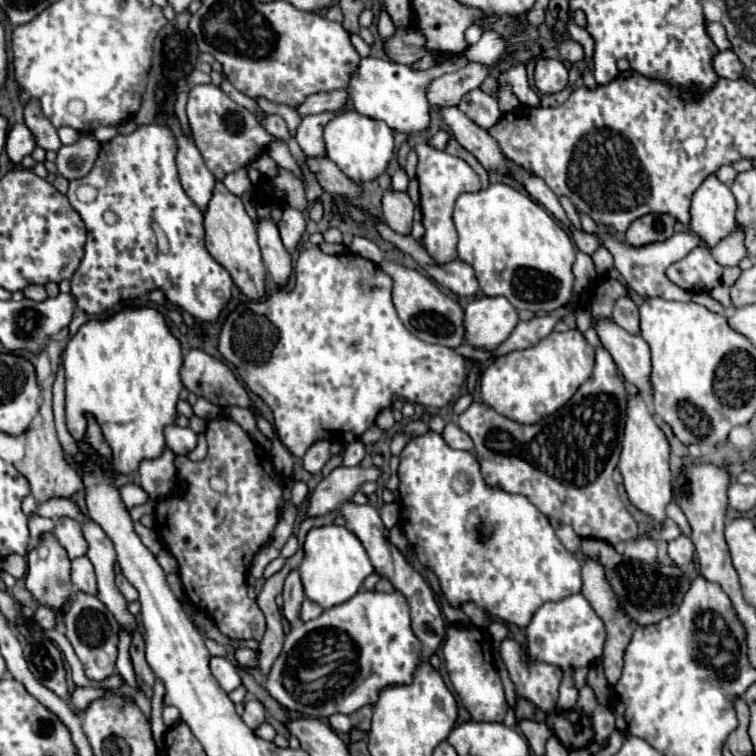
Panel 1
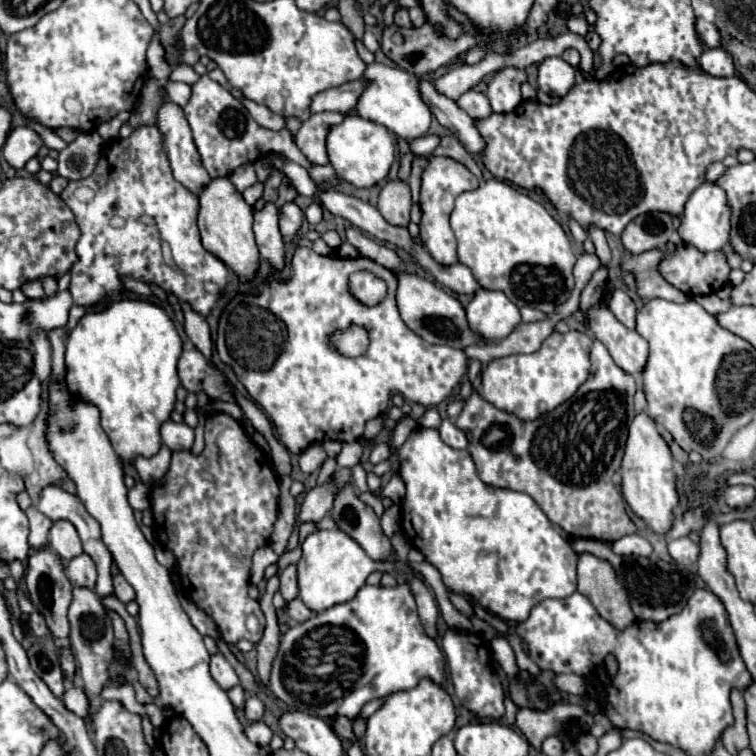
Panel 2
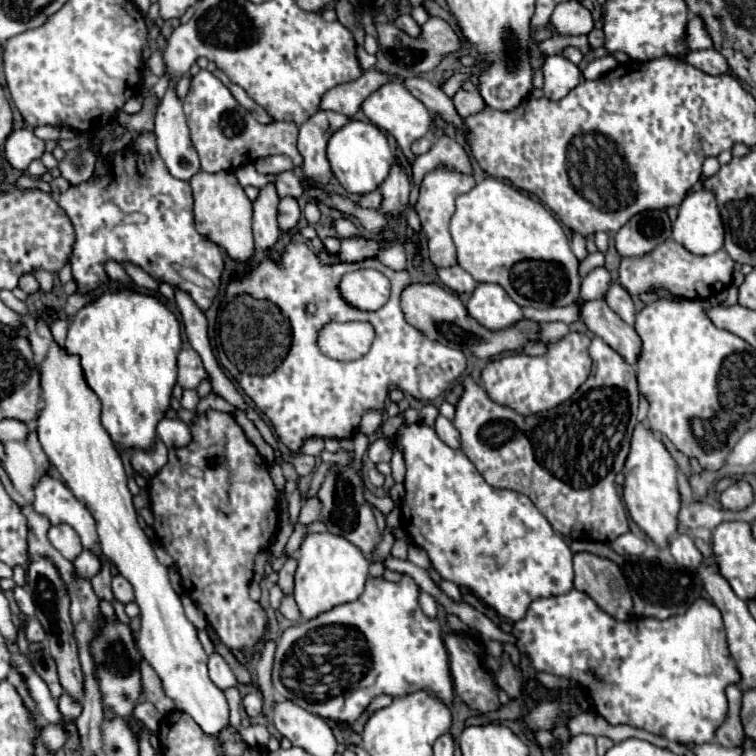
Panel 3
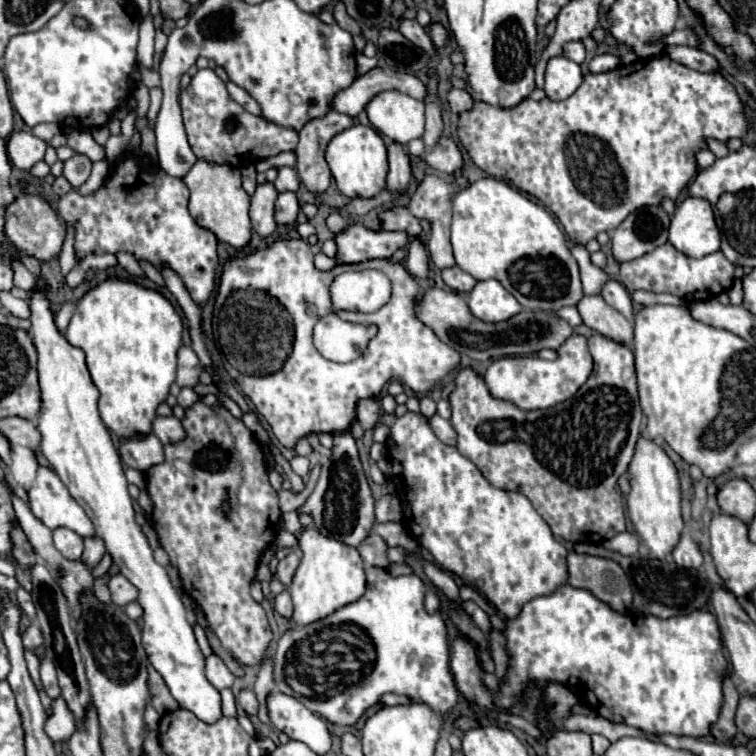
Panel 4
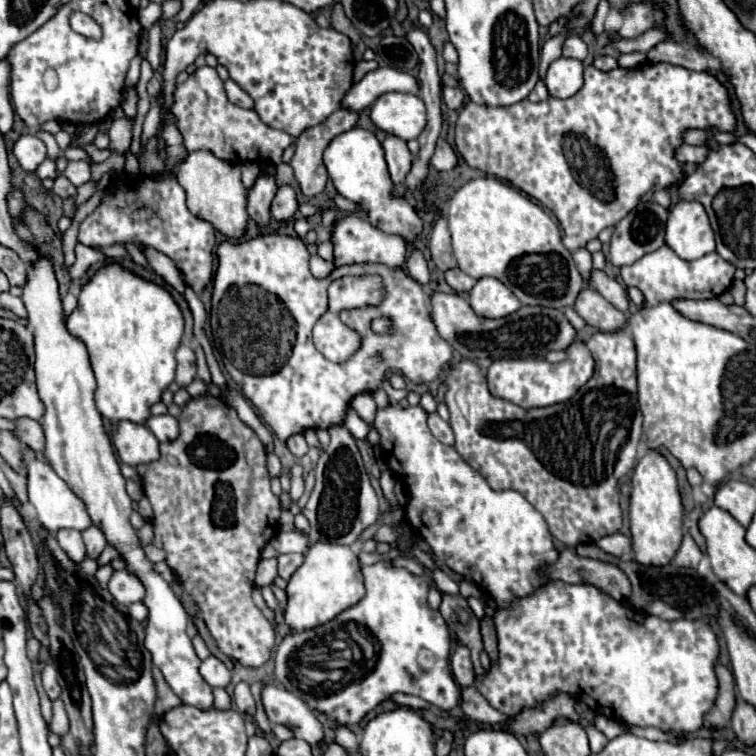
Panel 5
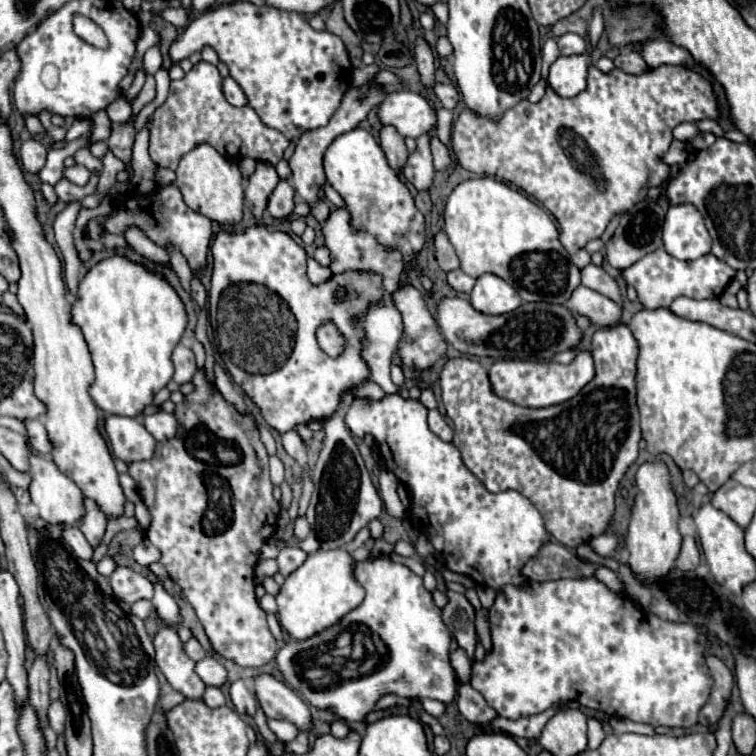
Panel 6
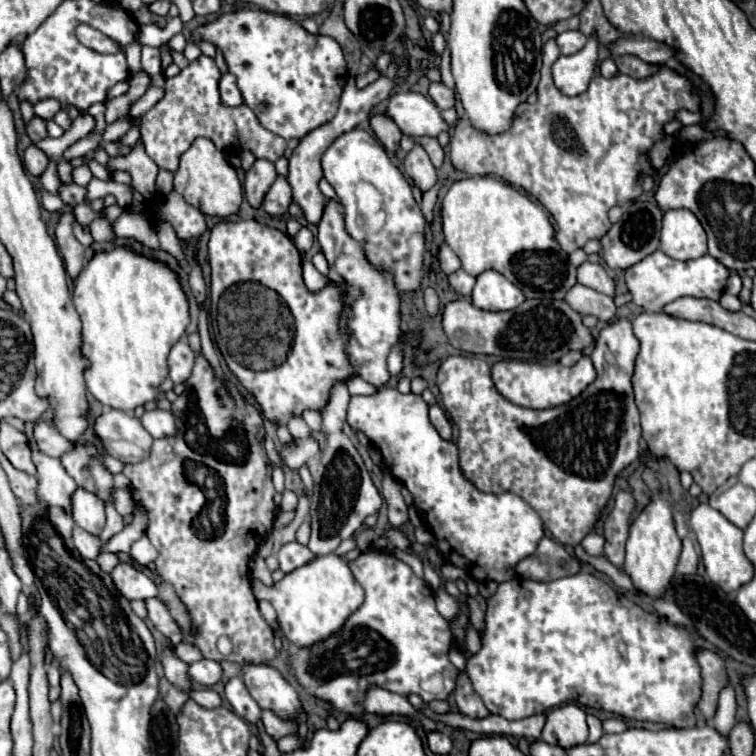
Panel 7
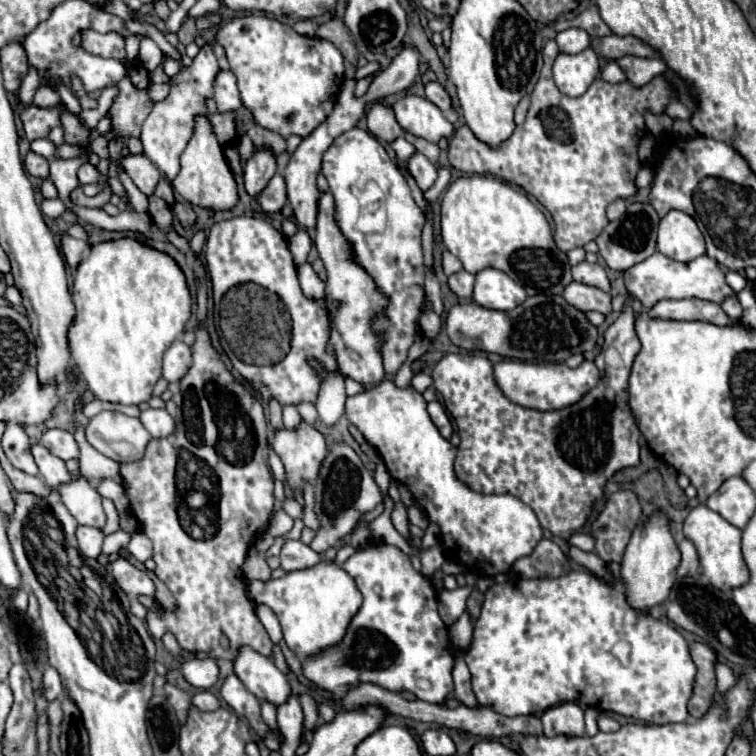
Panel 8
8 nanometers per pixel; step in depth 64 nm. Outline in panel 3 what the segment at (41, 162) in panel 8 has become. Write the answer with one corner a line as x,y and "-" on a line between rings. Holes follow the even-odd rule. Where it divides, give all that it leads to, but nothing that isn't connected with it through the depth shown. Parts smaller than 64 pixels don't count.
20,128
14,130
6,144
4,144
4,156
8,164
16,170
26,170
28,164
44,154
44,140
36,138
32,128

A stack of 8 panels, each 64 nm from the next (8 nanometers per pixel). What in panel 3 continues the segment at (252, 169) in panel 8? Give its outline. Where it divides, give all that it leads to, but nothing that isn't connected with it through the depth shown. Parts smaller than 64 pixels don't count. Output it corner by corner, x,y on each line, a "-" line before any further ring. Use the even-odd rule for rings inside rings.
270,182
260,190
260,196
254,202
254,240
256,246
262,248
264,252
268,252
280,238
280,228
276,222
278,216
278,194
276,194
276,186

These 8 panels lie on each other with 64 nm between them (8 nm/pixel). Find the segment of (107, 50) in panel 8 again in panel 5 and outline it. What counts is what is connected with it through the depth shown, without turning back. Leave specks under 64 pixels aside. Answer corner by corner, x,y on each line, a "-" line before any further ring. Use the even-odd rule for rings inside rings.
74,12
74,14
70,16
70,24
72,24
72,28
74,28
78,34
82,34
82,36
88,36
88,38
100,38
100,36
102,36
100,26
98,26
90,16
86,16
86,14
82,14
82,12

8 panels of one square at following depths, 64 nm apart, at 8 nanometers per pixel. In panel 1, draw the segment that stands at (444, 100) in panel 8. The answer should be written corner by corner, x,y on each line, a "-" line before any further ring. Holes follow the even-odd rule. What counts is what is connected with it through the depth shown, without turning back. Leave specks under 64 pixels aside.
474,88
470,92
466,92
458,104
458,108
472,120
476,122
480,128
488,130
492,128
492,124
496,124
496,120
500,120
502,112
496,104
496,100
486,94
480,88

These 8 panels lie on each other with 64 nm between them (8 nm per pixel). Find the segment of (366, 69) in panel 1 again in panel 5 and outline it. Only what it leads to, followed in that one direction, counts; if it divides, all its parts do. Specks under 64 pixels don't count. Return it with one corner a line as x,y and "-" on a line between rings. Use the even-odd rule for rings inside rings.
388,92
378,96
370,106
370,120
386,134
412,140
426,126
426,106
414,94

